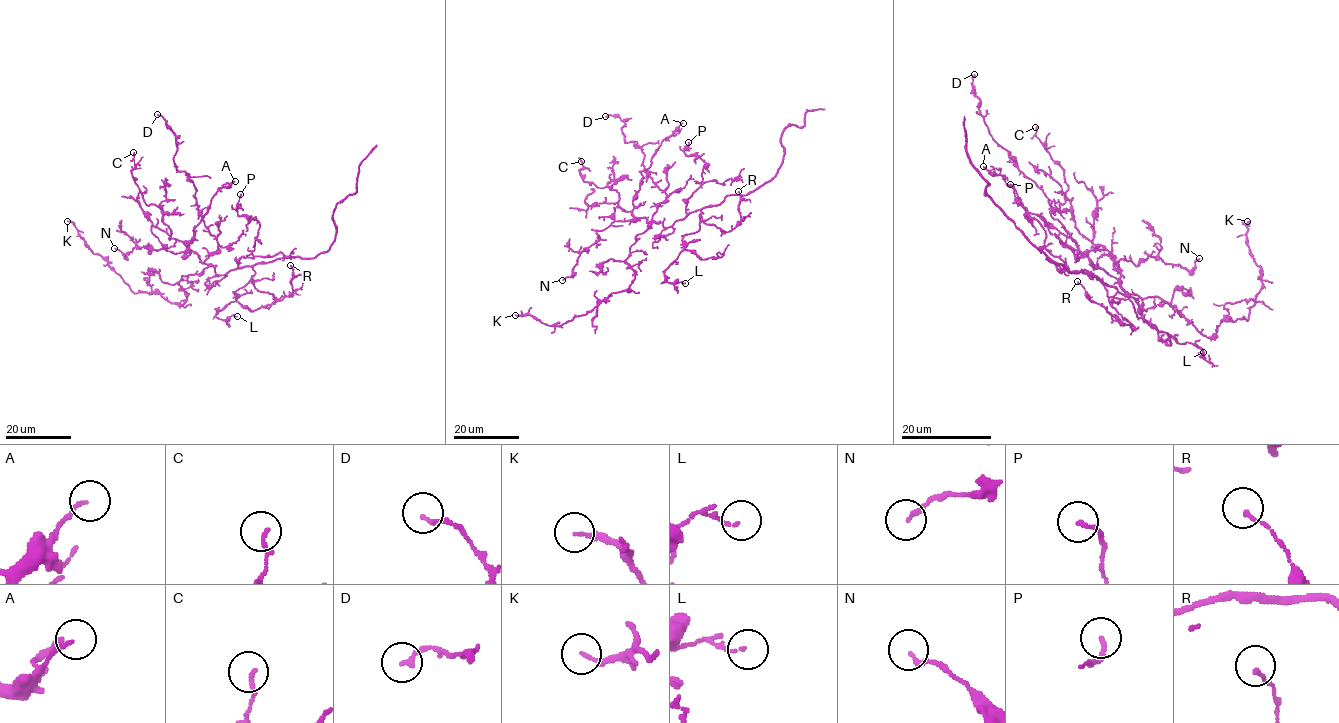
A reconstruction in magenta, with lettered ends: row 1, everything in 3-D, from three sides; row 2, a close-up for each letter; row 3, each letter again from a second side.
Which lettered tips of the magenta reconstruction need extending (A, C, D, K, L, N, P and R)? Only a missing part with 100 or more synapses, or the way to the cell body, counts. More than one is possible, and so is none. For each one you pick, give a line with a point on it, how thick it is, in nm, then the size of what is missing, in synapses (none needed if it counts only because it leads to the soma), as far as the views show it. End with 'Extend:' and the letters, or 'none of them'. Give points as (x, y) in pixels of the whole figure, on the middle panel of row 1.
Extend: none of them

